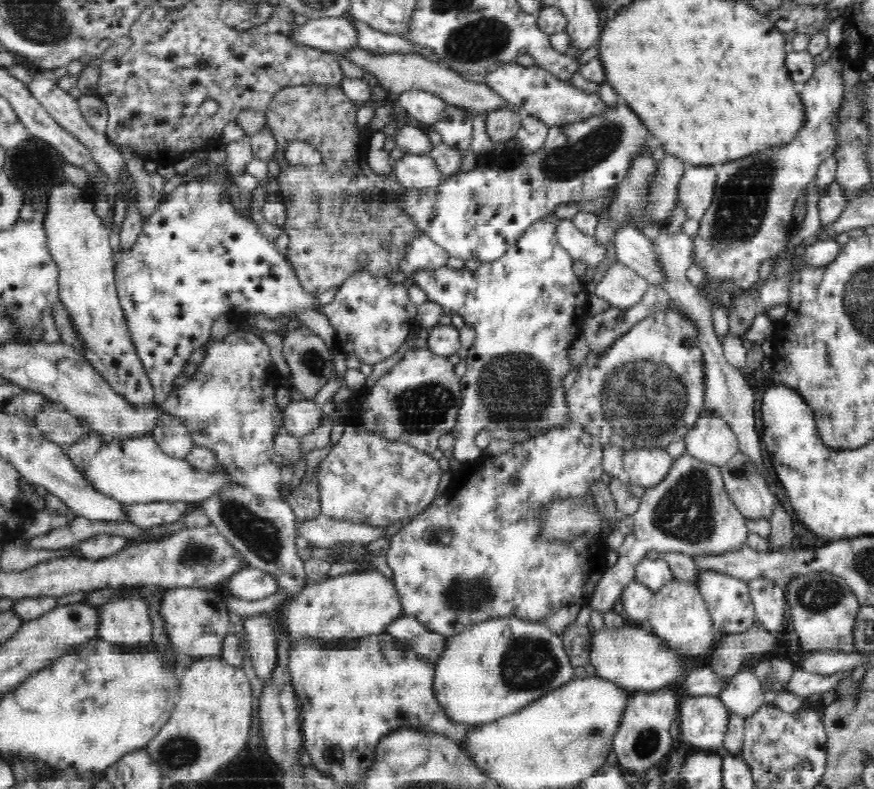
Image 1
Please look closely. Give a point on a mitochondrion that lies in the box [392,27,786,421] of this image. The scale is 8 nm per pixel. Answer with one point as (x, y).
(576, 157)

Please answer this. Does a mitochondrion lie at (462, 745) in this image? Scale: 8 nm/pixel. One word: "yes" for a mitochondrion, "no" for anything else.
no

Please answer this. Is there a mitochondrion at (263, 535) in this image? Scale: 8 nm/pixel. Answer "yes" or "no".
yes

